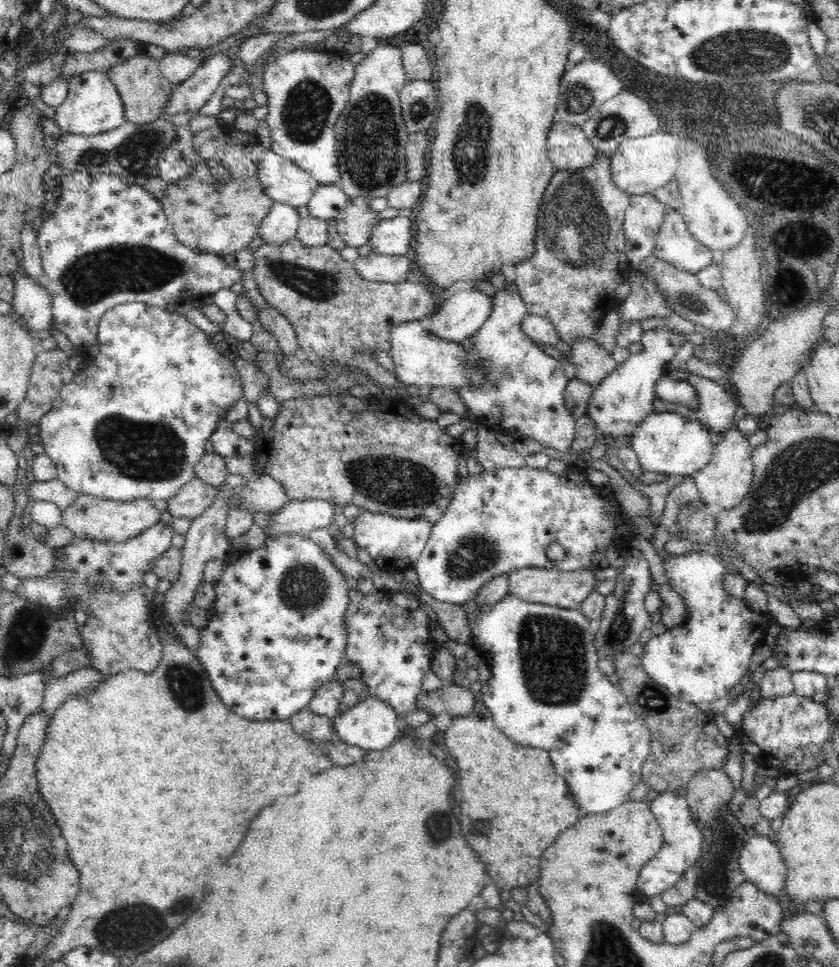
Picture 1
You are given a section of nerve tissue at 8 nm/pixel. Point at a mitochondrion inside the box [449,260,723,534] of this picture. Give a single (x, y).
(688, 301)

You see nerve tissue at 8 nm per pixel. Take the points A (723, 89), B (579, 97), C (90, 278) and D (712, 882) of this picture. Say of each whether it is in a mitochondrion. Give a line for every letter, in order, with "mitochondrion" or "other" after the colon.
A: mitochondrion
B: mitochondrion
C: mitochondrion
D: mitochondrion

